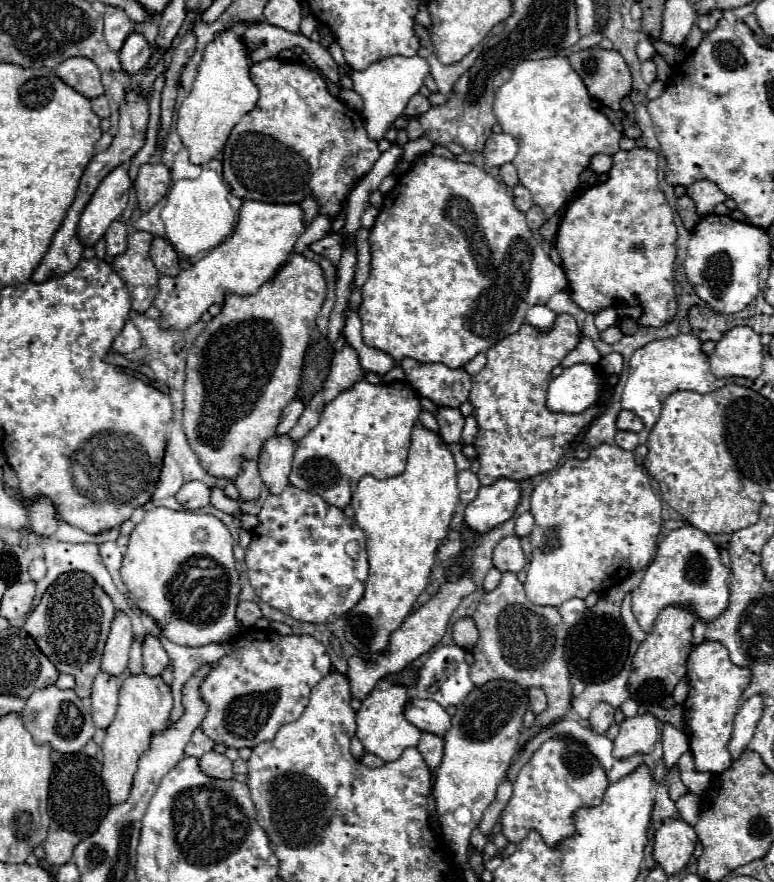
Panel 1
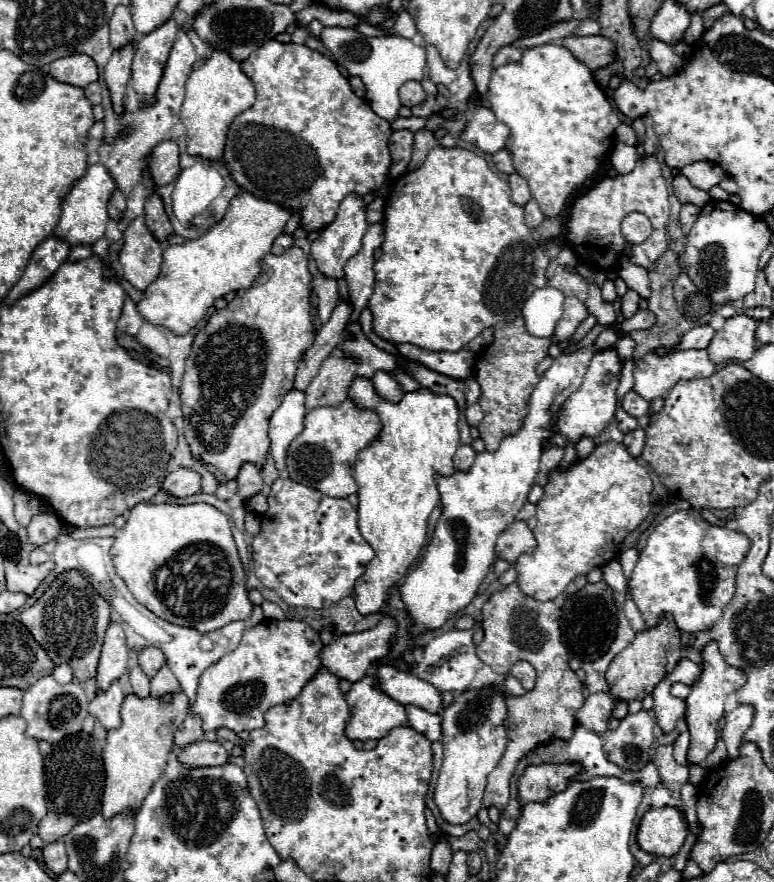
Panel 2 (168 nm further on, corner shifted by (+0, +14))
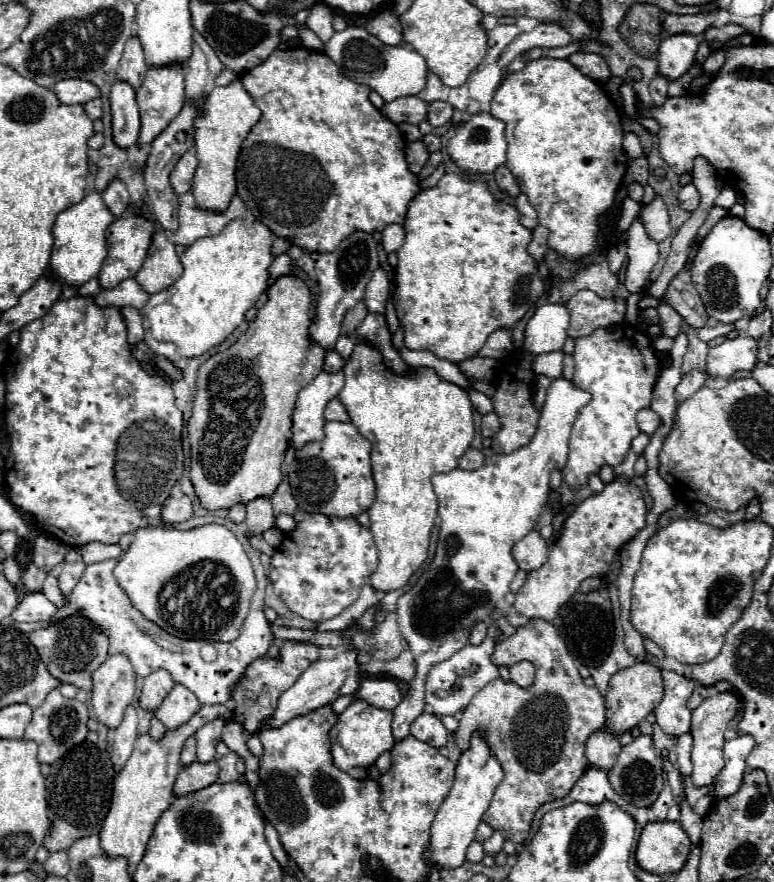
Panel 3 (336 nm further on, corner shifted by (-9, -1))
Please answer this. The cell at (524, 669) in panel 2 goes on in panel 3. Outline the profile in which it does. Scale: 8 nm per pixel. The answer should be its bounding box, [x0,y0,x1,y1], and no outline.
[509,662,535,688]

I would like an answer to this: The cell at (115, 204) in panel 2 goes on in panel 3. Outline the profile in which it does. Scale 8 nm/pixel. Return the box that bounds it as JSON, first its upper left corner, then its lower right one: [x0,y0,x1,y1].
[103,180,133,218]

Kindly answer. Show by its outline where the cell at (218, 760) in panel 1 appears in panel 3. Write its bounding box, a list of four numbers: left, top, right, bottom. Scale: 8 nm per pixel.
[175,760,219,796]

